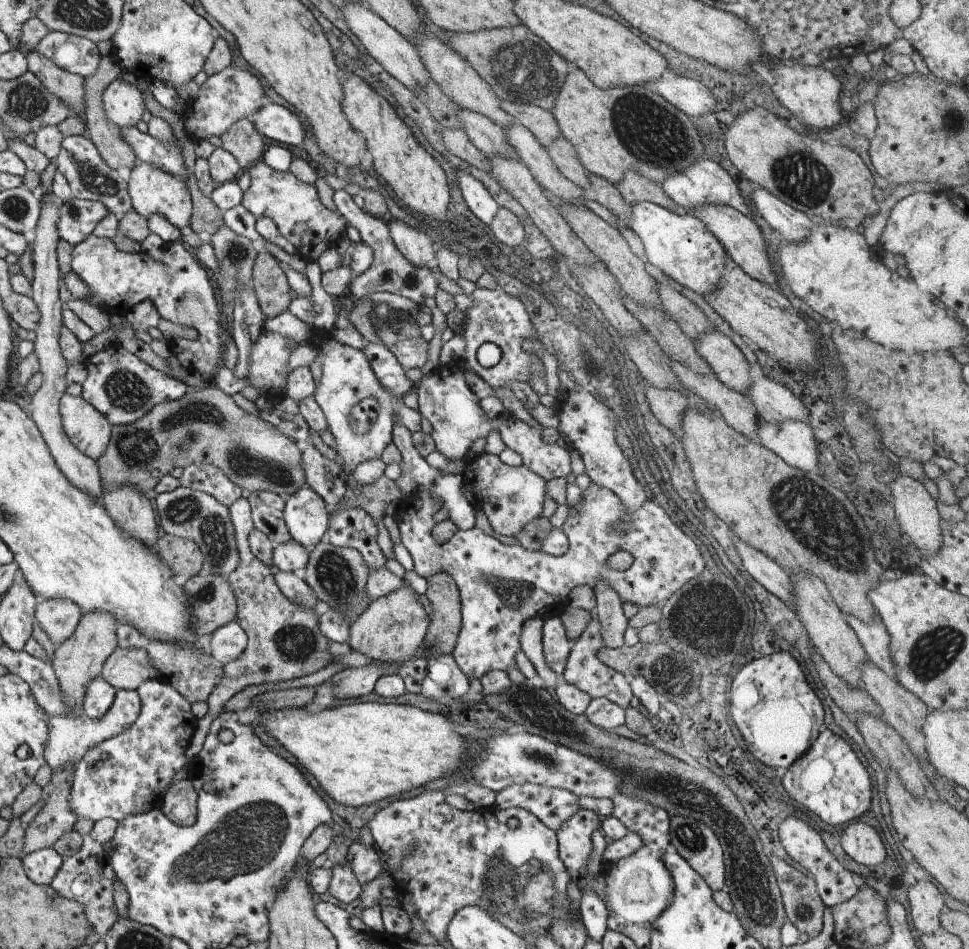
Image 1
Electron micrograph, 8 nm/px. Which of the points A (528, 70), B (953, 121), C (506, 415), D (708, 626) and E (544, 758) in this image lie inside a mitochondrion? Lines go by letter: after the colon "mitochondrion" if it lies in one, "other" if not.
A: mitochondrion
B: mitochondrion
C: other
D: mitochondrion
E: mitochondrion

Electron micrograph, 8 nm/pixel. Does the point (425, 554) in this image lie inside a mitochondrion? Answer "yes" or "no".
no

